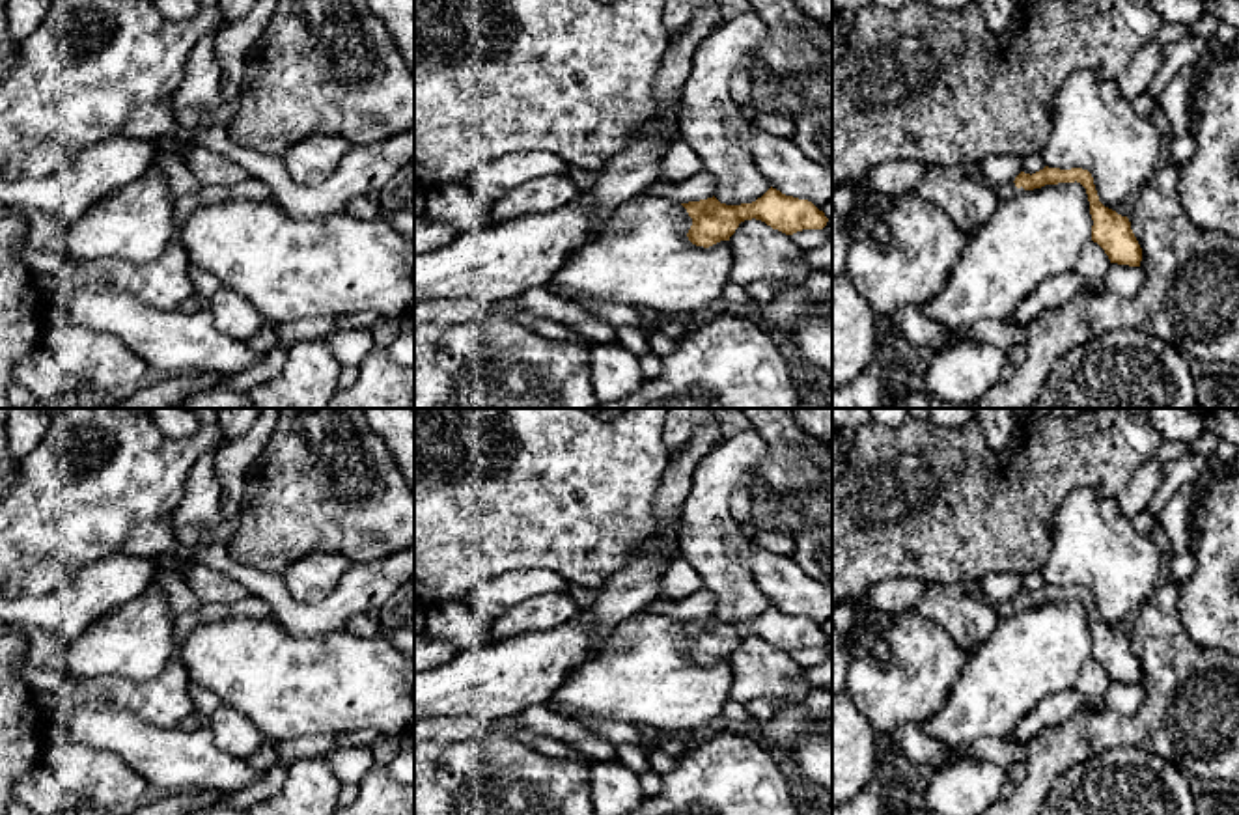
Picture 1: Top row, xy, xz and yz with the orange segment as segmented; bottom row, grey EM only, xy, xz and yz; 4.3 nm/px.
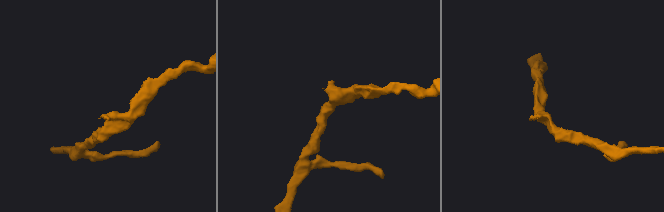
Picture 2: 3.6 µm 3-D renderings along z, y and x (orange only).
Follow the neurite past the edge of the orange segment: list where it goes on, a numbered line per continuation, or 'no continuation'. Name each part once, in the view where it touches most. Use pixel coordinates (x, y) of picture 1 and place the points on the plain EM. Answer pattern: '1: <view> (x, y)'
1: yz (1008, 608)

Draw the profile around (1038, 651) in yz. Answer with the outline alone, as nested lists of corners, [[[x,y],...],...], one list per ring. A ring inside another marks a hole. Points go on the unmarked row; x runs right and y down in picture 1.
[[[1077,599],[998,619],[991,638],[968,656],[942,707],[920,729],[952,748],[976,739],[1006,740],[1041,699],[1075,688],[1079,671],[1092,656],[1092,643],[1088,612]]]

